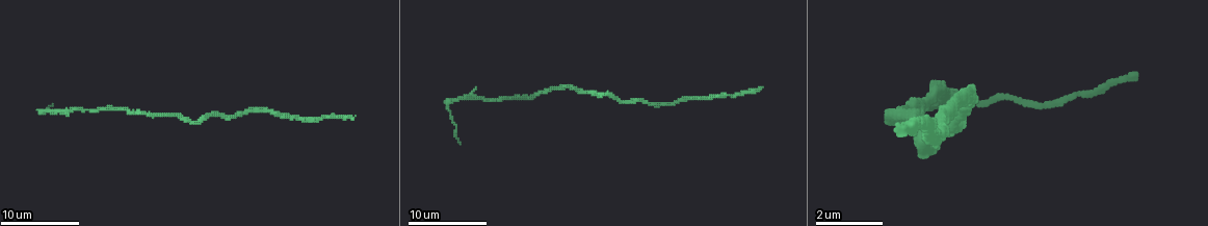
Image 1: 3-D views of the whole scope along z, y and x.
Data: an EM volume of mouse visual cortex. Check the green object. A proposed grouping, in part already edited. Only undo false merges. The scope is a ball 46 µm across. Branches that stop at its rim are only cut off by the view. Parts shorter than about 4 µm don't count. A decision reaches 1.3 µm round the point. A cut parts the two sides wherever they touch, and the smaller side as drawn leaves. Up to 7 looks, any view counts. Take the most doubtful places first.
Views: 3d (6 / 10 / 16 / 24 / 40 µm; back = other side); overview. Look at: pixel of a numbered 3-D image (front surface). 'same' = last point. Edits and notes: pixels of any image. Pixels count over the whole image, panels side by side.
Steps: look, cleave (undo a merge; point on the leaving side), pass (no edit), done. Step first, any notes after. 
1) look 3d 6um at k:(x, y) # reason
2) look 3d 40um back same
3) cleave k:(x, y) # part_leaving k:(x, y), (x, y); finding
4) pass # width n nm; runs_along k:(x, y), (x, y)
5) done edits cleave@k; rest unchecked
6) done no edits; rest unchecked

look 3d 16um at 1:(489, 101) # thick turns thin

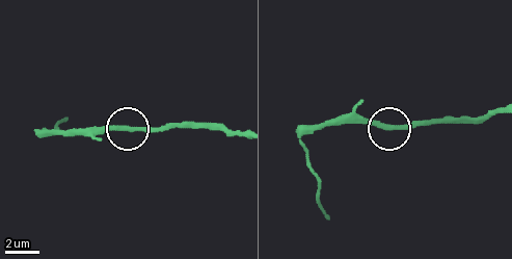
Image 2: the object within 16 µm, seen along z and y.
look 3d 16um back at 2:(127, 128)

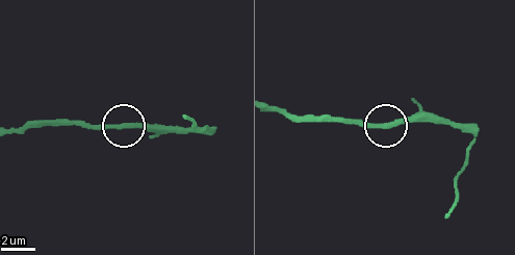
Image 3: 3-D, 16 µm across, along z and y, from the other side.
pass # width 300 nm; runs_along 3:(11, 130), (33, 126), (165, 126); one neuron here

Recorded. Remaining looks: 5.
look 3d 16um at 1:(179, 117)

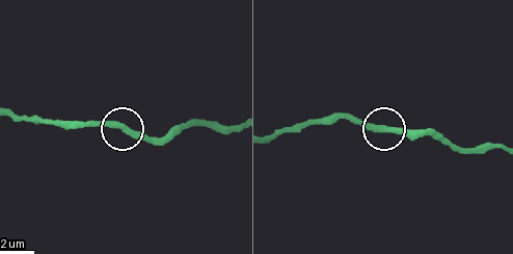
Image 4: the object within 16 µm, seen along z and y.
pass # width 340 nm; runs_along 4:(120, 128), (68, 126); continuous, no second neuron

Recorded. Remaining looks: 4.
look 3d 10um at 1:(553, 89) # thick turns thin

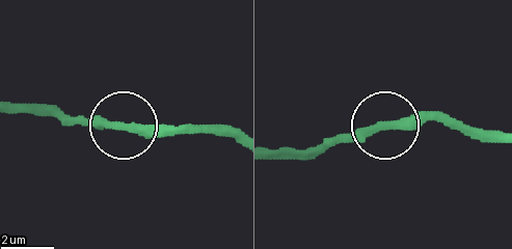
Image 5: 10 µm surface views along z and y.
pass # runs_along 5:(494, 133), (396, 119), (324, 140); one neuron here

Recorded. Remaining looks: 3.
done no edits; rest unchecked

